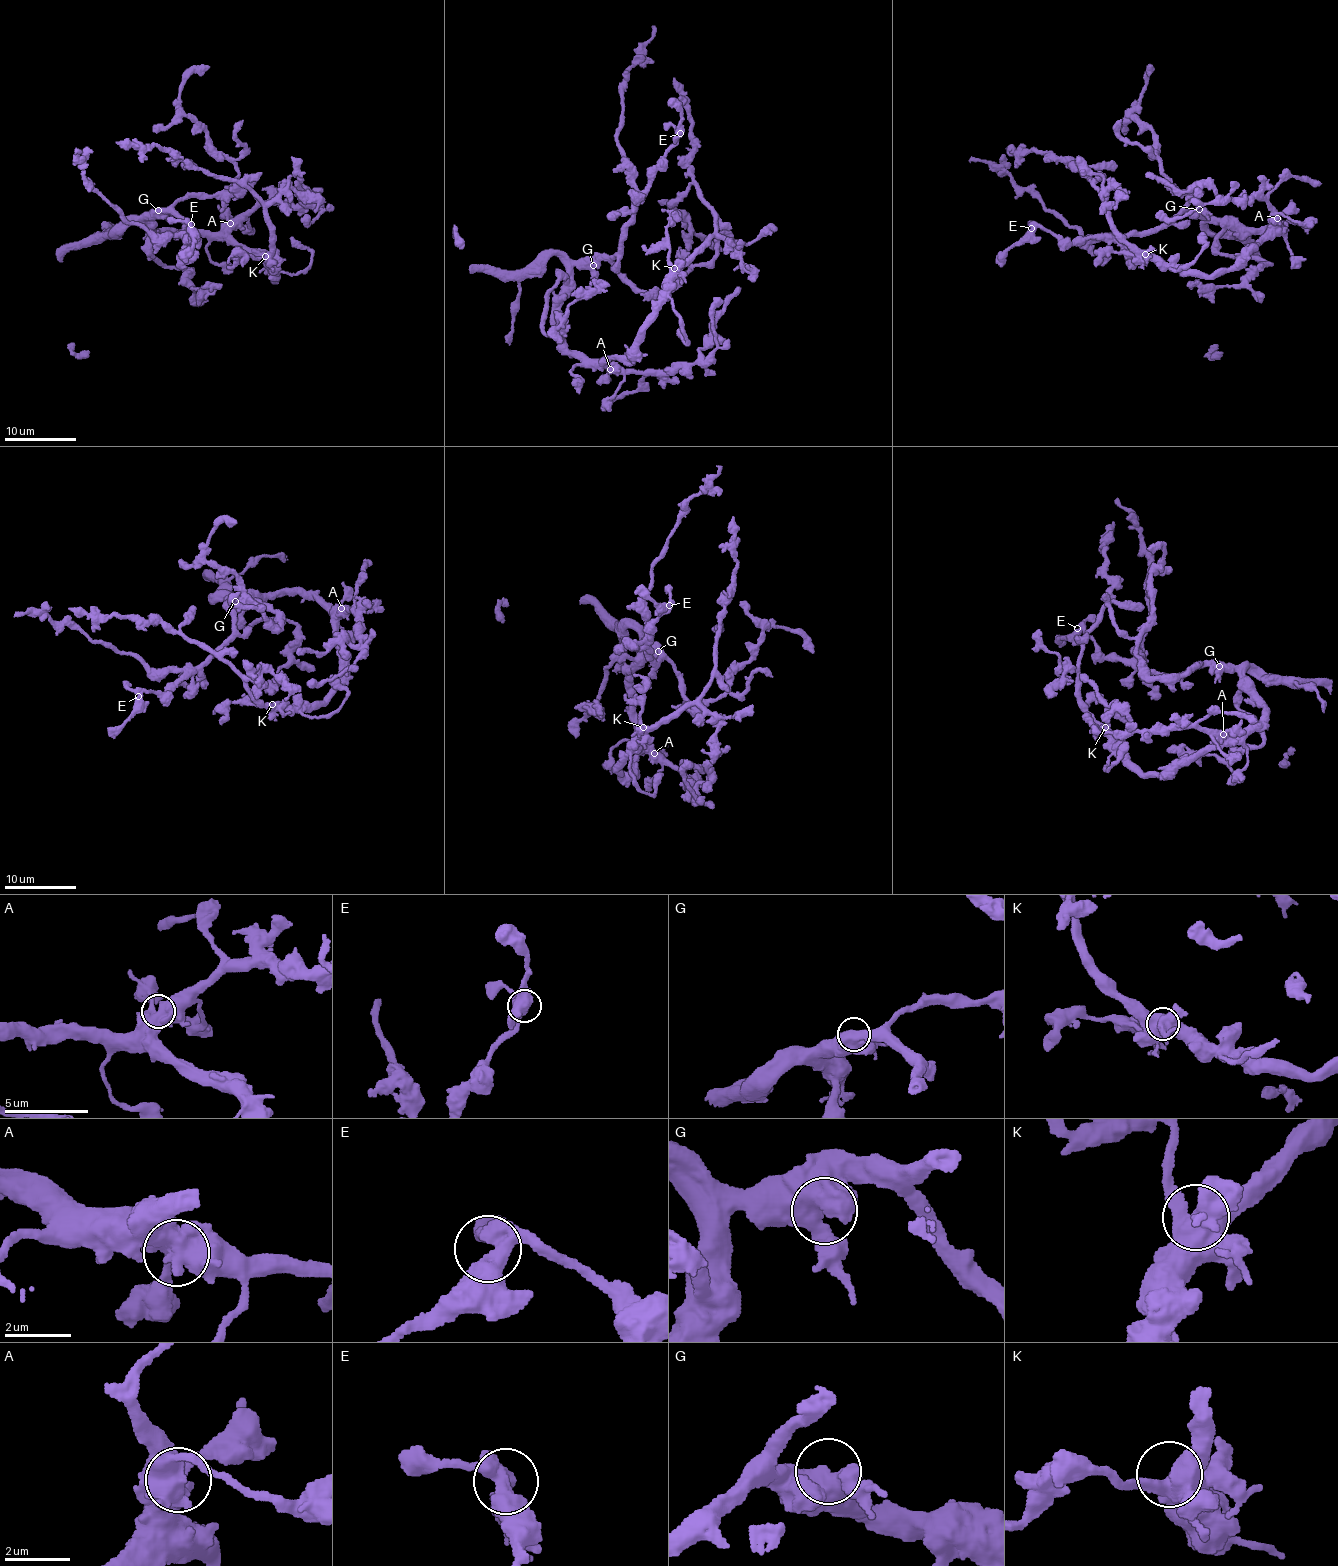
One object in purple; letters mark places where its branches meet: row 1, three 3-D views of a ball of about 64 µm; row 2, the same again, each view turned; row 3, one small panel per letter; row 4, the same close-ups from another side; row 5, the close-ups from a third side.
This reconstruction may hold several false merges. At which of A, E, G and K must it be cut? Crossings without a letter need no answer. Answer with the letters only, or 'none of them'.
none of them

